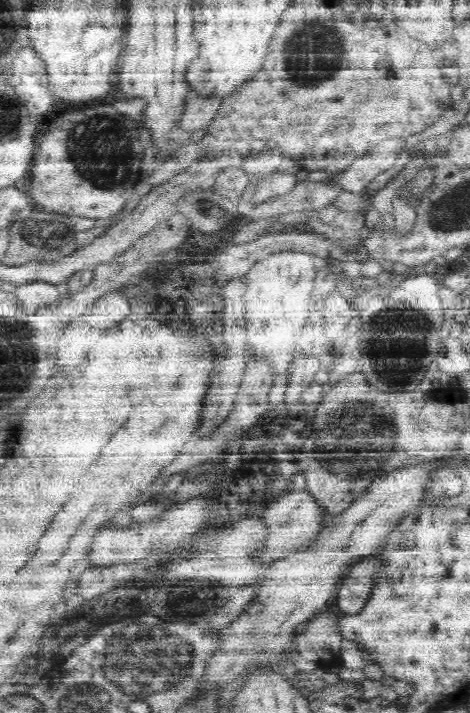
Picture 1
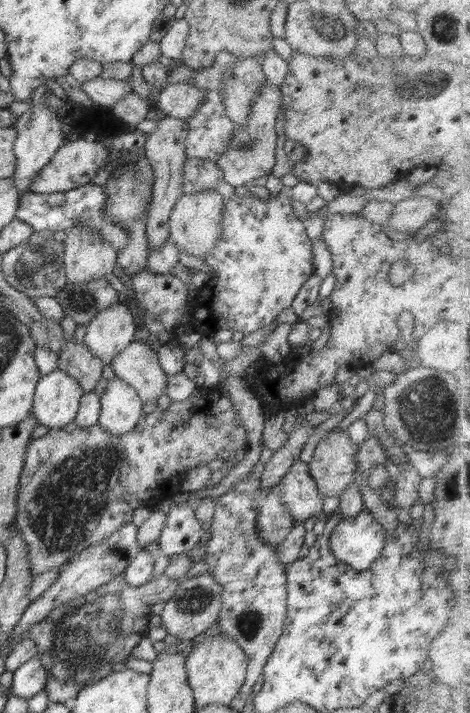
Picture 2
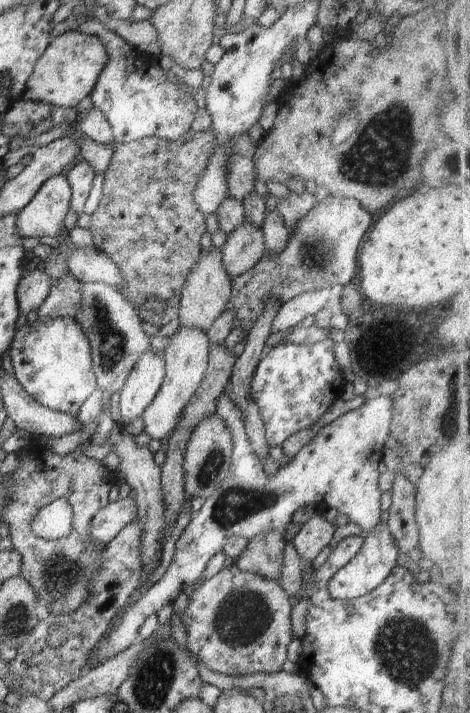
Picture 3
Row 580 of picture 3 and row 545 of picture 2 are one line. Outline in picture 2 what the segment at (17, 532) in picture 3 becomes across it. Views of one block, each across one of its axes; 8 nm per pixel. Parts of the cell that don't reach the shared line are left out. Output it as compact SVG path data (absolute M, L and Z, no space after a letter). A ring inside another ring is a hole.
M222 378L218 385L212 388L205 388L203 386L197 393L194 393L190 398L182 402L172 401L170 408L166 411L158 408L151 414L144 414L138 424L136 424L134 430L130 430L130 432L124 434L124 436L108 434L108 432L104 432L100 426L94 425L90 427L77 427L75 430L72 430L72 432L67 432L64 429L51 429L48 434L42 436L42 438L38 438L37 440L32 439L28 447L26 447L26 453L24 453L24 465L15 499L17 513L14 524L15 528L18 529L24 537L24 544L26 544L26 550L28 550L28 562L30 562L33 576L44 572L55 572L68 562L68 560L76 556L76 554L80 554L82 550L88 548L88 546L97 544L97 542L100 542L104 537L116 532L122 525L132 523L133 512L136 508L141 508L142 506L152 508L155 503L160 503L163 500L171 499L175 495L180 494L181 491L178 484L182 482L182 477L195 466L206 465L218 458L224 462L236 461L246 452L247 442L246 430L243 425L236 424L237 412L234 411L233 408L233 403L227 390L227 384L224 378Z

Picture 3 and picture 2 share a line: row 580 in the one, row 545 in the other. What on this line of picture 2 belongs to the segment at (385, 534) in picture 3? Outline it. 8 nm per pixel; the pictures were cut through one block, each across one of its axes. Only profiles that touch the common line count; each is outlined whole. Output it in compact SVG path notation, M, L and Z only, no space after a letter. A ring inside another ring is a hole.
M364 508L355 517L343 518L329 534L330 551L339 562L357 571L366 570L380 558L387 533Z

